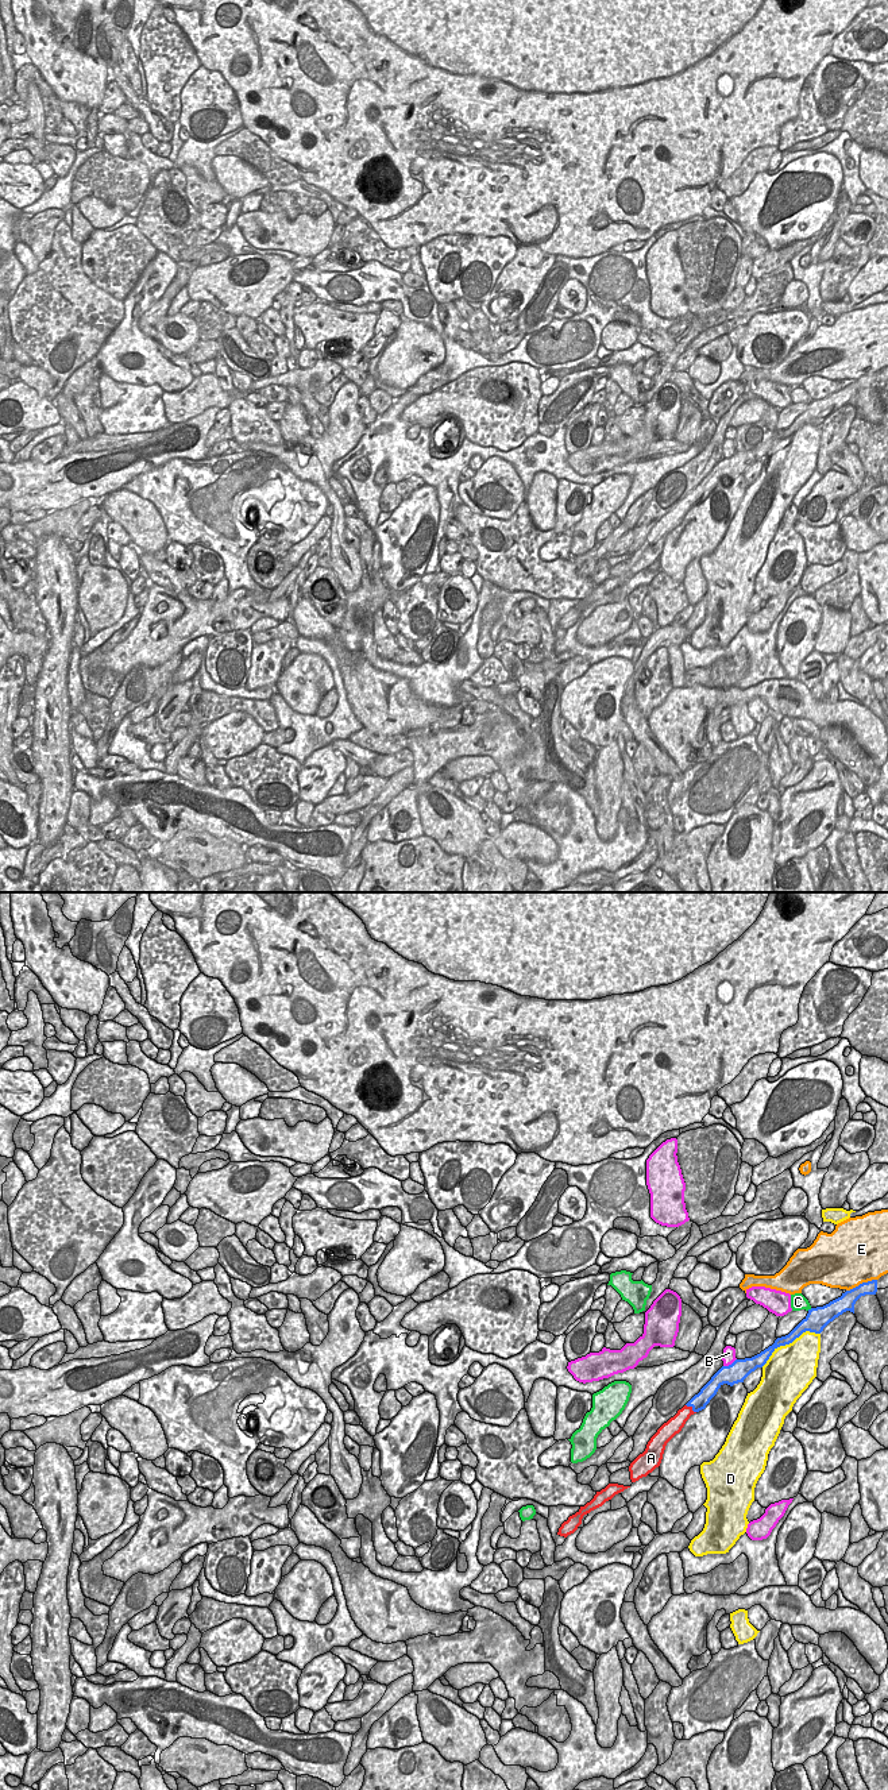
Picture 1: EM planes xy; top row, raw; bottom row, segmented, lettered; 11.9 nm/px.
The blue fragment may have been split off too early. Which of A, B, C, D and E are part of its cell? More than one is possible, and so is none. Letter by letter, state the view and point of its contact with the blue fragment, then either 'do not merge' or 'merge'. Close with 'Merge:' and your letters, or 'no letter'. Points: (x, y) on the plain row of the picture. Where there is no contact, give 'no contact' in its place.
A: contact xy (692, 501); merge
B: contact xy (729, 458); do not merge
C: contact xy (809, 402); do not merge
D: contact xy (788, 436); do not merge
E: contact xy (863, 375); do not merge
Merge: A

